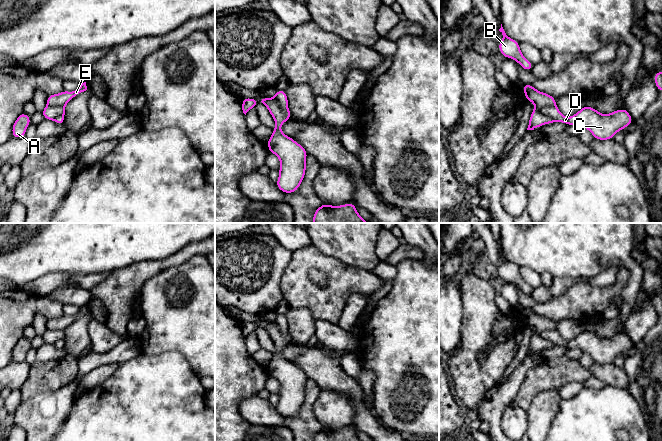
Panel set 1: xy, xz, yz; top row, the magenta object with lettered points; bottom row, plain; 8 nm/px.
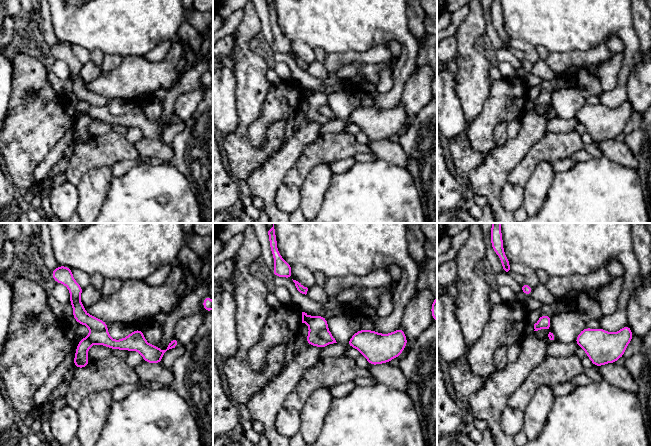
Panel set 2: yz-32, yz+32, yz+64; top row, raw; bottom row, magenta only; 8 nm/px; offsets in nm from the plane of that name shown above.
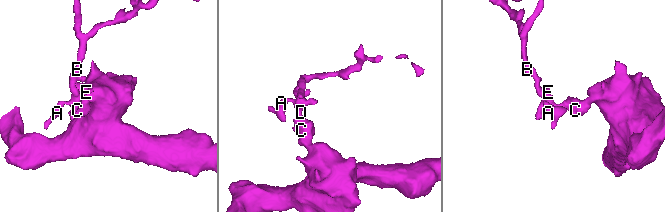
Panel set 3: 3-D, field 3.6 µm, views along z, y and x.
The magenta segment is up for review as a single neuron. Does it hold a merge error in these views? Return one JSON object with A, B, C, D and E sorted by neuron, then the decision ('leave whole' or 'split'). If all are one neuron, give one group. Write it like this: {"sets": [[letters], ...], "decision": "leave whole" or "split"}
{"sets": [["A", "C", "D"], ["B", "E"]], "decision": "split"}

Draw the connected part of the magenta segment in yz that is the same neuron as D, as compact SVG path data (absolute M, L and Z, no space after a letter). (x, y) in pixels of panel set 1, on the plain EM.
M556 329L544 330L541 333L544 340L550 341L553 346L567 349L580 349L588 353L594 363L610 364L615 358L633 347L633 343L626 332L615 334L610 338L600 338L595 332L584 330L575 339L565 341Z

